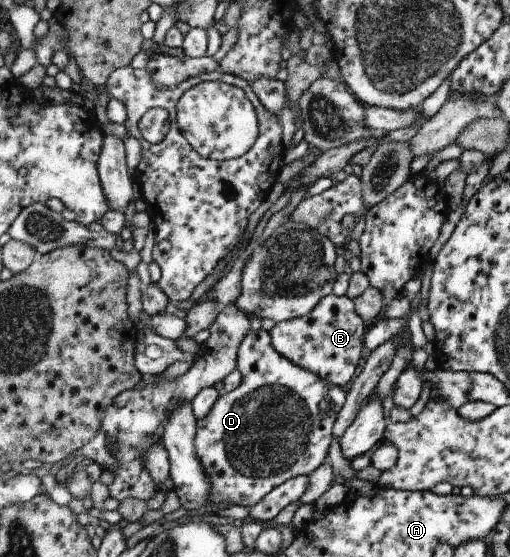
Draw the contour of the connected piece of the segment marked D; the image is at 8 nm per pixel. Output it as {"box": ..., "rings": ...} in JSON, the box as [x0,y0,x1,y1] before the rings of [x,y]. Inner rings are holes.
{"box":[194,329,348,508],"rings":[[[262,329],[249,331],[249,333],[245,335],[245,339],[241,341],[238,354],[238,369],[241,371],[243,383],[241,383],[235,391],[223,395],[223,397],[213,405],[211,413],[209,413],[205,419],[198,421],[197,437],[194,441],[195,447],[197,447],[197,457],[201,457],[203,469],[205,469],[207,477],[211,479],[211,503],[223,503],[223,501],[225,501],[225,503],[253,508],[255,505],[261,503],[271,491],[279,488],[288,480],[298,476],[307,476],[307,441],[329,441],[329,425],[337,424],[338,415],[346,405],[348,393],[345,393],[343,387],[333,385],[333,383],[327,381],[326,378],[321,378],[317,373],[295,365],[290,358],[279,354],[279,351],[275,349],[274,343],[272,342],[270,331]]]}

